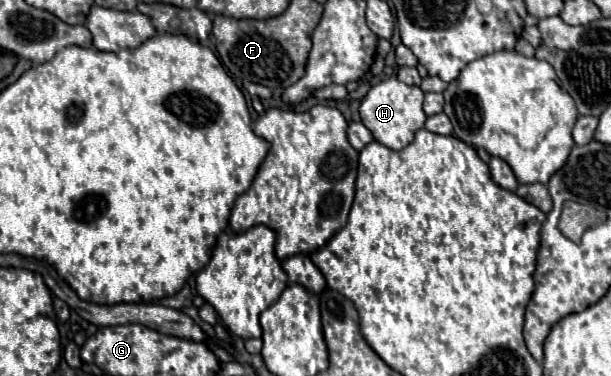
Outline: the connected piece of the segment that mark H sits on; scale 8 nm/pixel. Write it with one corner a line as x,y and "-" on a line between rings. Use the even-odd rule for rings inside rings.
390,77
380,81
366,93
358,111
360,111
362,123
378,143
386,145
388,149
400,151
414,139
414,133
424,127
426,113
422,111
422,99
424,99
424,93
420,87
410,87
402,83
398,77

